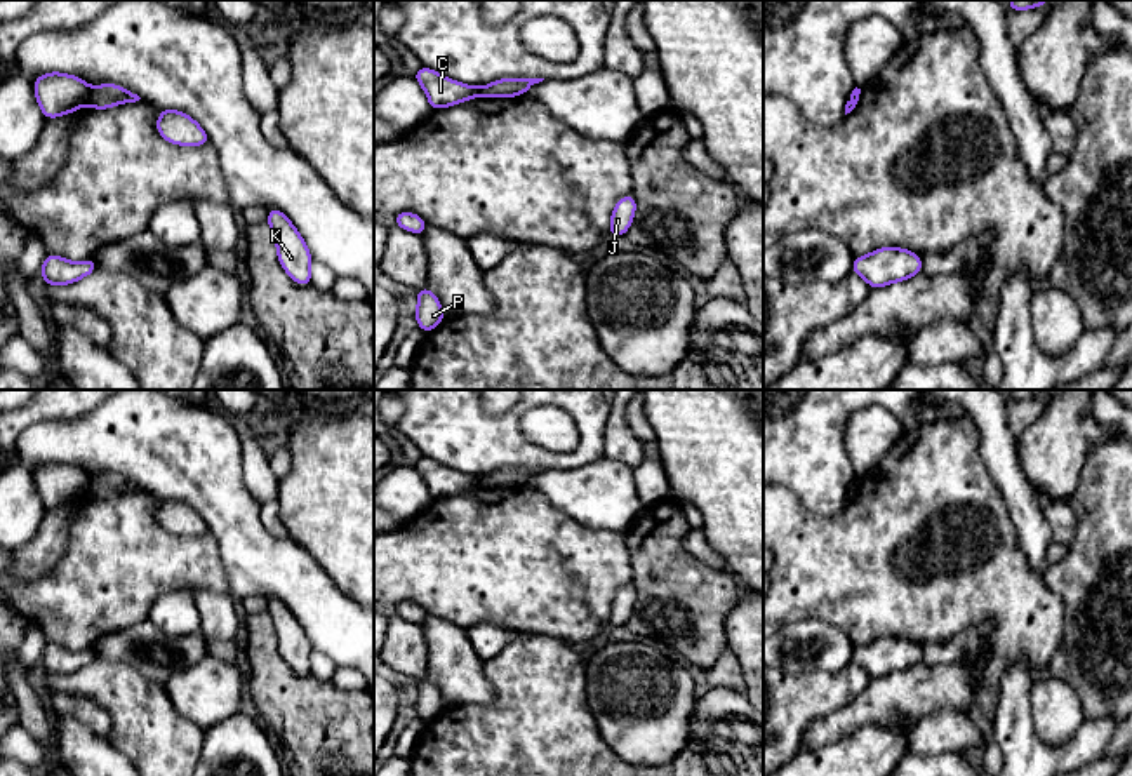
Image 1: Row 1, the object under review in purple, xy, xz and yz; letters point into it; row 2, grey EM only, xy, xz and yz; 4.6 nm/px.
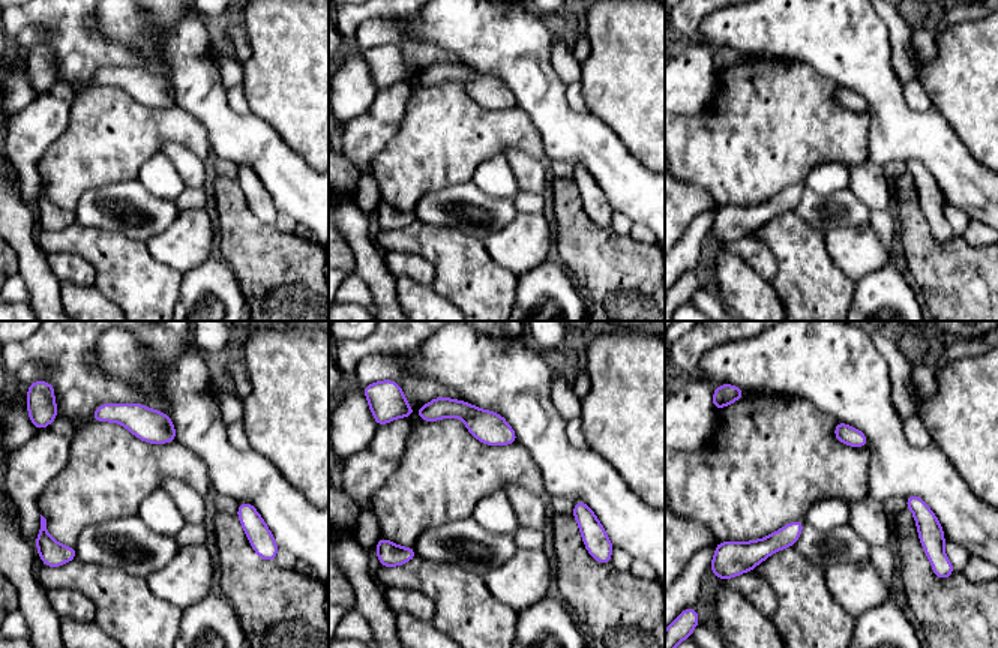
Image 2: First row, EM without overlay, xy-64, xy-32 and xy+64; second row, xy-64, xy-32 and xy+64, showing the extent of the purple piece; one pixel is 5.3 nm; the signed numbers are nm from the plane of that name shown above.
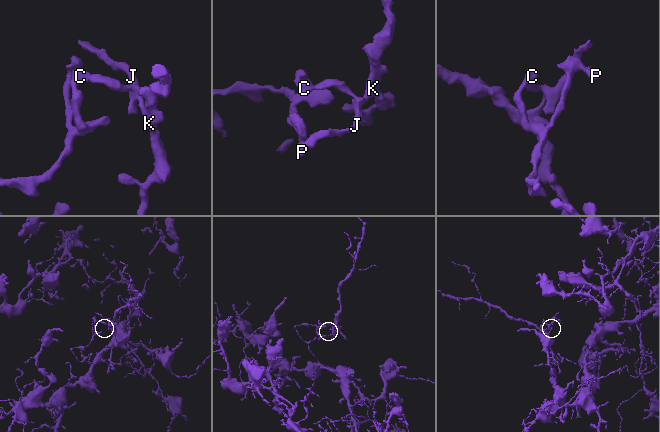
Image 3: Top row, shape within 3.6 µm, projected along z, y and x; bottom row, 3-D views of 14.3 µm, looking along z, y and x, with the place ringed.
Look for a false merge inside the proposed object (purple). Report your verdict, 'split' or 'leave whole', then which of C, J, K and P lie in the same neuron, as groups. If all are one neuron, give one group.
split | C P / J K

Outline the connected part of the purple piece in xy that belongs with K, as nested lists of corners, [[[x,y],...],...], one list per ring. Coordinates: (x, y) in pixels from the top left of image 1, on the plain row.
[[[268,599],[268,611],[276,632],[280,656],[299,675],[311,675],[311,644],[290,609],[278,599]]]

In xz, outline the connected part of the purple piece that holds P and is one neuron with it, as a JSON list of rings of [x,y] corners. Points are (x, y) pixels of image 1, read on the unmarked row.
[[[428,677],[419,679],[416,687],[417,687],[416,699],[417,715],[423,722],[429,722],[445,708],[445,703],[442,699],[438,687]]]

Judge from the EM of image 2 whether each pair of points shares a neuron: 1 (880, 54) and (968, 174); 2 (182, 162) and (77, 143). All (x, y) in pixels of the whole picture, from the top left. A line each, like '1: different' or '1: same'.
1: same
2: different

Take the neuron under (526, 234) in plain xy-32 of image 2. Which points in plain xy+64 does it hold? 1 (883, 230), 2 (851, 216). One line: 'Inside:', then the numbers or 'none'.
Inside: none

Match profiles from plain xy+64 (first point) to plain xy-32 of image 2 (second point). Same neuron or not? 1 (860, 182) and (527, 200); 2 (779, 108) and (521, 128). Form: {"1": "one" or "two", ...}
{"1": "two", "2": "one"}

